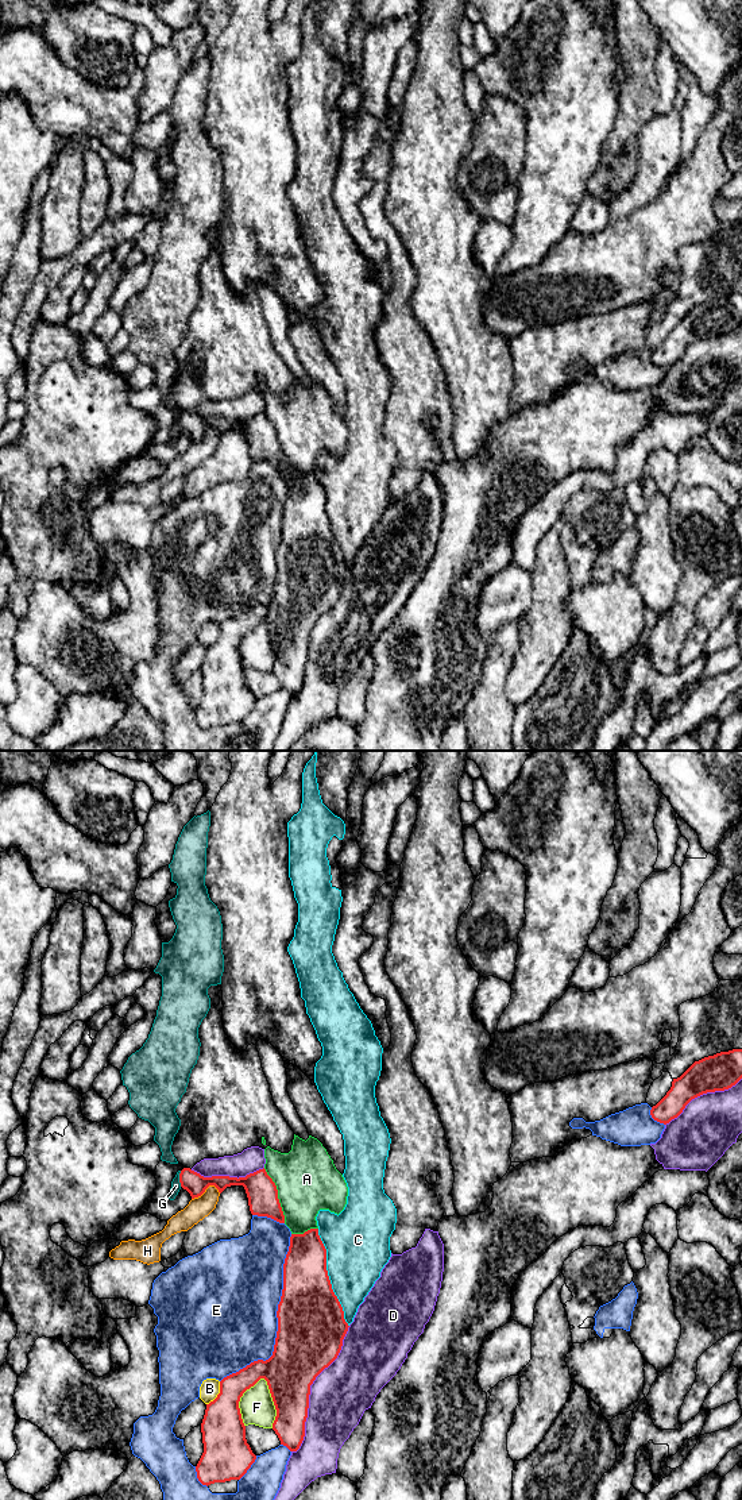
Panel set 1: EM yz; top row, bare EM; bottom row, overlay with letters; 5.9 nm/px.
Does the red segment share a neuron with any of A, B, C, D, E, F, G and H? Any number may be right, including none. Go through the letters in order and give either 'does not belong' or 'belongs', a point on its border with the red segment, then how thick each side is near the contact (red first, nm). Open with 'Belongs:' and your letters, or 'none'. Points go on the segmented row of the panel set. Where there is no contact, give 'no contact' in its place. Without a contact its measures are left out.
Belongs: none
A: does not belong | yz (277, 1195) | 180/380 nm
B: does not belong | yz (219, 1394) | 260/120 nm
C: does not belong | yz (328, 1277) | 380/380 nm
D: does not belong | yz (309, 1391) | 340/360 nm
E: does not belong | yz (278, 1321) | 400/480 nm
F: does not belong | yz (273, 1400) | 300/200 nm
G: does not belong | yz (180, 1179) | 130/60 nm
H: does not belong | yz (205, 1188) | 130/130 nm

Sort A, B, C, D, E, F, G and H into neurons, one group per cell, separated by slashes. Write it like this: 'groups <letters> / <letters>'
groups A H / B / C / D / E / F / G

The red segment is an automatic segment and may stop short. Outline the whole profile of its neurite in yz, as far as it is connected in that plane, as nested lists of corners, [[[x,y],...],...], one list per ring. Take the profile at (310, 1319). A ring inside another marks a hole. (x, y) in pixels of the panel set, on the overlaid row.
[[[318,1229],[290,1237],[277,1318],[278,1331],[273,1356],[266,1361],[254,1361],[239,1372],[224,1377],[220,1381],[220,1393],[206,1404],[201,1423],[204,1453],[196,1466],[197,1478],[202,1485],[240,1480],[255,1462],[256,1455],[246,1439],[246,1426],[239,1401],[243,1393],[260,1378],[267,1381],[277,1410],[273,1430],[281,1445],[290,1451],[297,1451],[304,1441],[310,1385],[337,1358],[349,1327],[344,1319],[343,1307],[332,1289],[326,1270],[326,1249],[318,1235]]]

